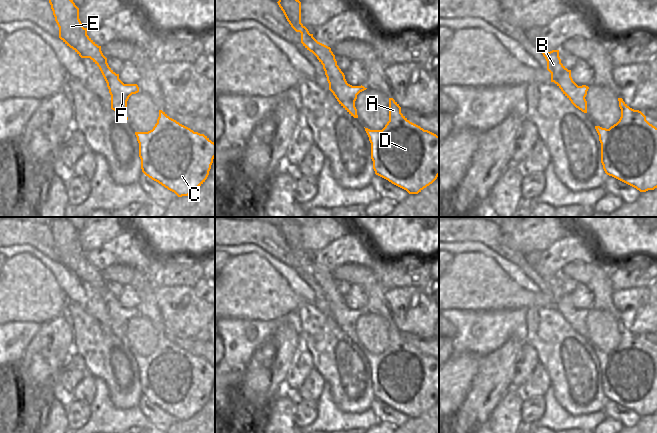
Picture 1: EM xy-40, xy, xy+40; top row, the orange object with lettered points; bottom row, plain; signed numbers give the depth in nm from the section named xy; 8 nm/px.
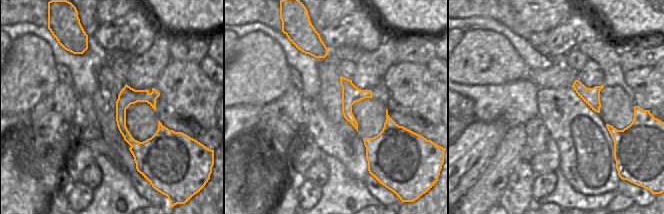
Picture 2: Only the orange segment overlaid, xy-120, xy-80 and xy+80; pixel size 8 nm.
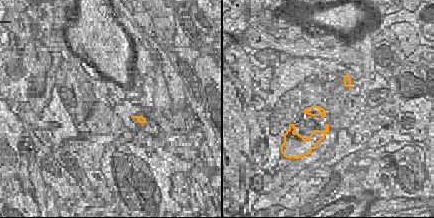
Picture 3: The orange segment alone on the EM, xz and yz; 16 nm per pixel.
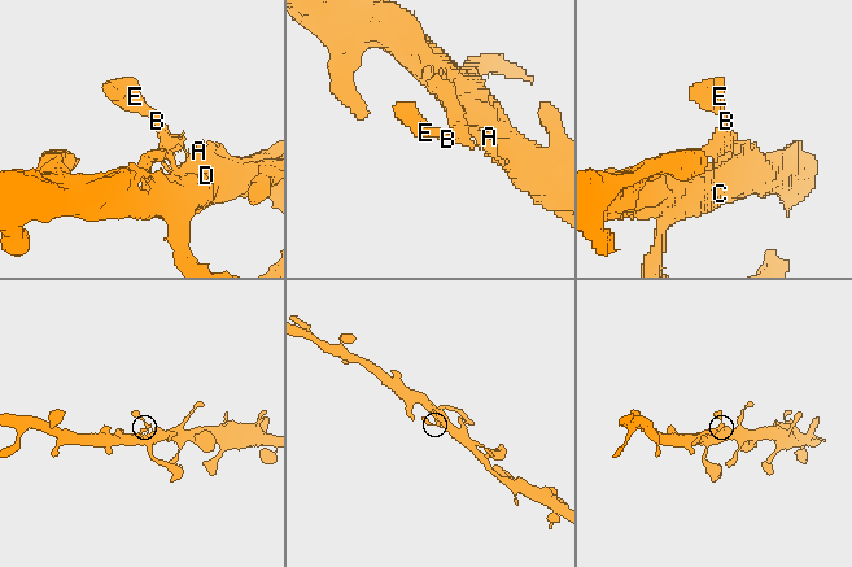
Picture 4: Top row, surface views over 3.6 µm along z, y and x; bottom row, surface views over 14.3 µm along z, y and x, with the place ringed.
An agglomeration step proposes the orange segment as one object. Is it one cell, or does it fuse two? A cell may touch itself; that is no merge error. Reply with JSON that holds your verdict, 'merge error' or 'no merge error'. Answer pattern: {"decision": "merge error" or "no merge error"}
{"decision": "no merge error"}

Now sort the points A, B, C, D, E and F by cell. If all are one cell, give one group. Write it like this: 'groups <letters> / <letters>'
groups A B C D E F

